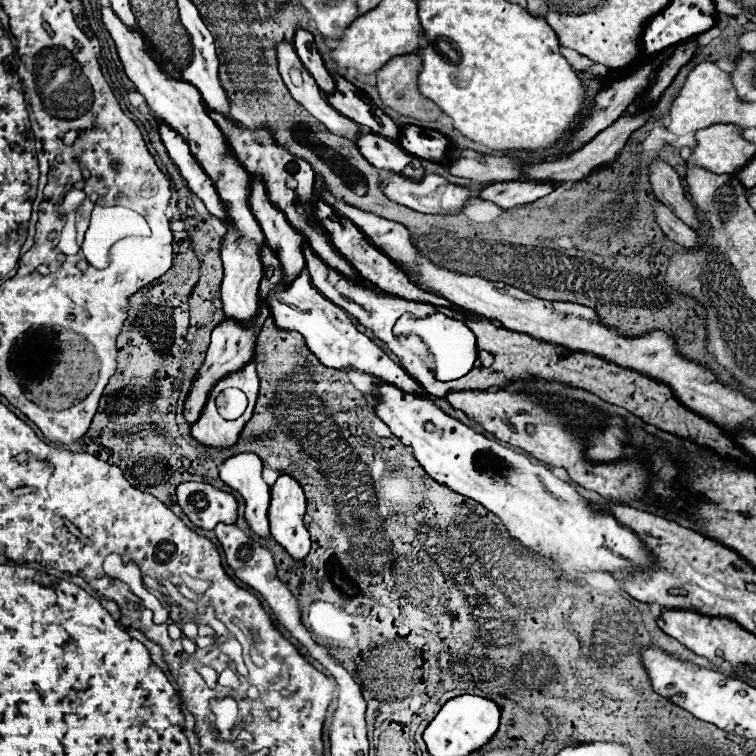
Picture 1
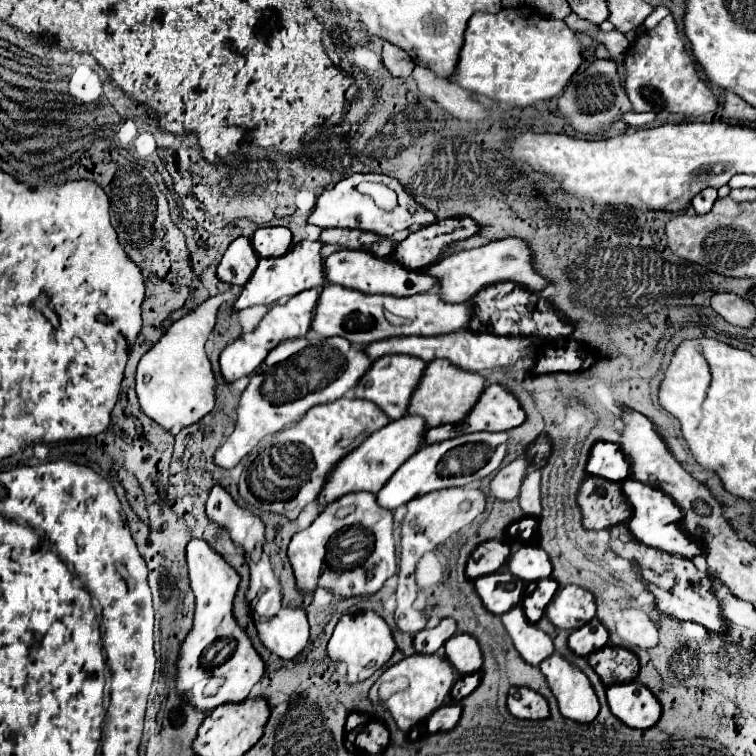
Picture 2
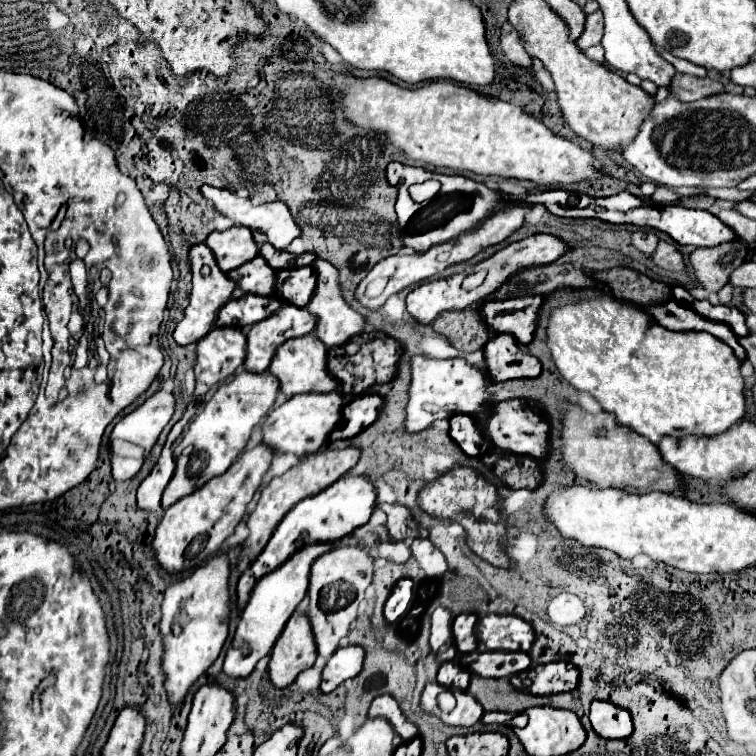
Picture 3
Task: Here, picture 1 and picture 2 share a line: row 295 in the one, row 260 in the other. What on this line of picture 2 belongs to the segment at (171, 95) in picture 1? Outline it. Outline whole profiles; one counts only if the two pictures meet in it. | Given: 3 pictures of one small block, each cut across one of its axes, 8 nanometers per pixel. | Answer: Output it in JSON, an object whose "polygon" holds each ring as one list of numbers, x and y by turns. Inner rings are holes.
{"polygon":[[240,236,228,246,226,254,222,256,218,264,218,278,234,286,244,286,252,272,256,270,256,264,258,256,250,238]]}

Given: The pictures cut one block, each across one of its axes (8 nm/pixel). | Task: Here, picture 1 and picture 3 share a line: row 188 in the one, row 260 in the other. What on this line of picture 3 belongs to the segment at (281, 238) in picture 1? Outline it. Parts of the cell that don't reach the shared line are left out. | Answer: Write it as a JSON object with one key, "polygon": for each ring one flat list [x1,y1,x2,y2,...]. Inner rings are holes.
{"polygon":[[256,256,248,264,228,272,228,276,244,290,260,296,272,296,276,292,276,272,266,264,262,256]]}

